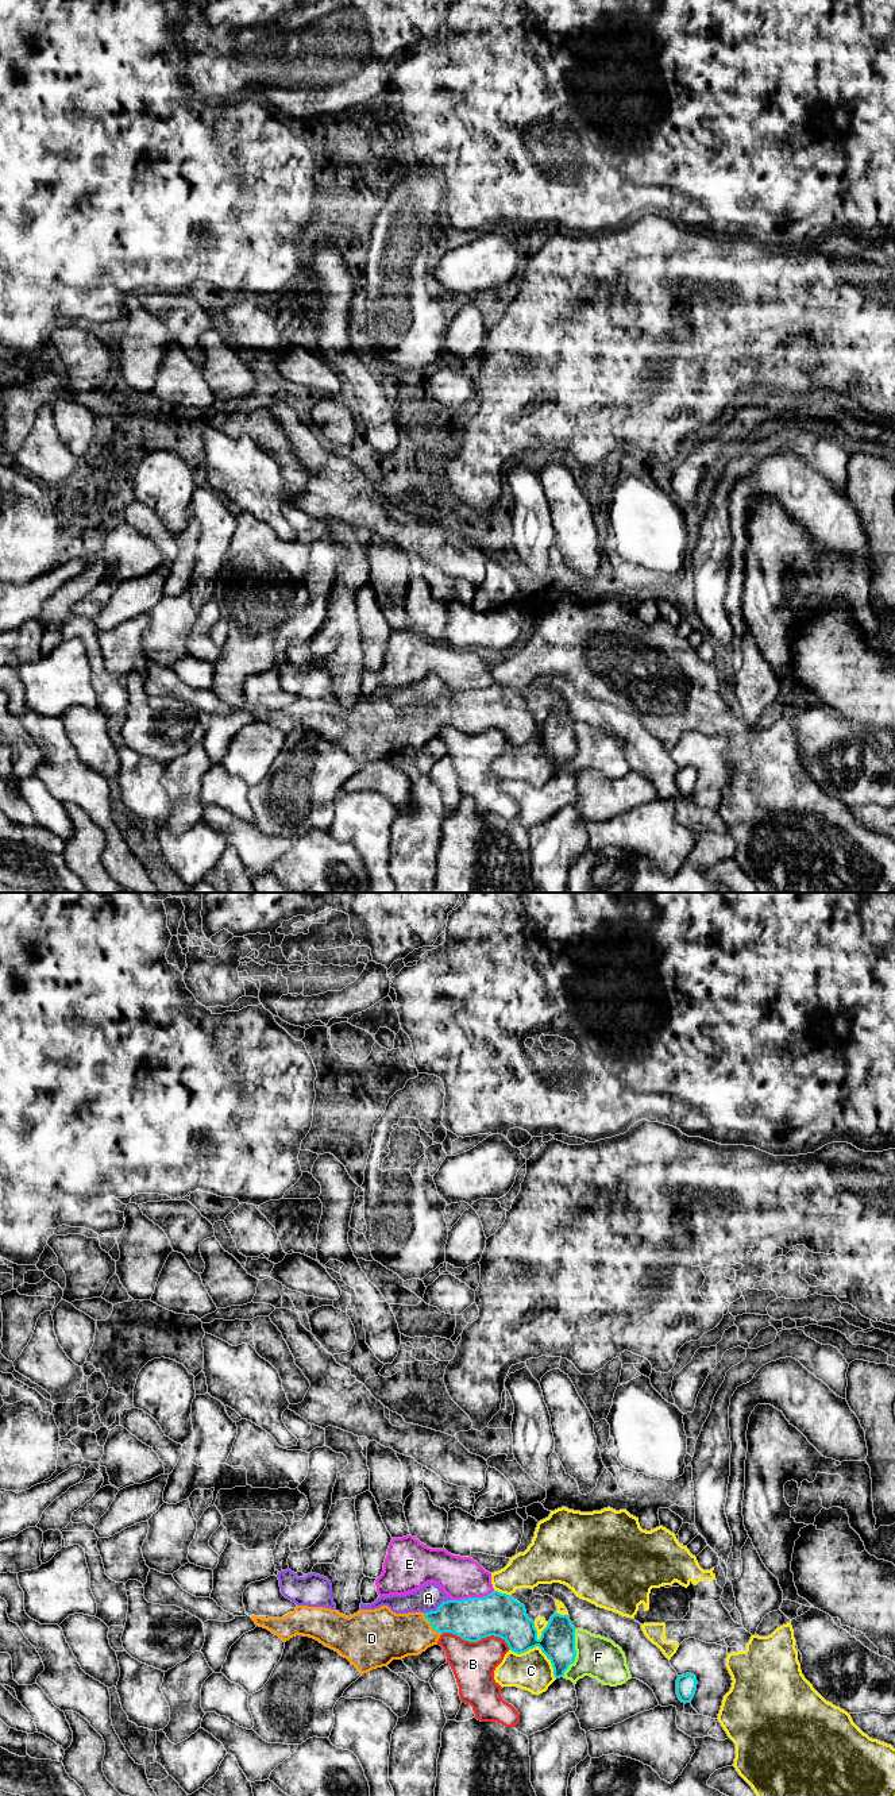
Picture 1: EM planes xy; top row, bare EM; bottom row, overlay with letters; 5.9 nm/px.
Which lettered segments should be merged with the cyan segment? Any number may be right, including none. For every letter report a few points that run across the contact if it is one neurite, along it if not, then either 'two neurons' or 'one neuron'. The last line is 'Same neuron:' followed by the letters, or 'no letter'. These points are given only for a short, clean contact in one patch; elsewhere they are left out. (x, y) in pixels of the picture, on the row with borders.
A: two neurons
B: two neurons
C: two neurons
D: line xy (471, 1619), (443, 1619), (431, 1625), (411, 1634), (390, 1635); one neuron
E: two neurons
F: two neurons
Same neuron: D

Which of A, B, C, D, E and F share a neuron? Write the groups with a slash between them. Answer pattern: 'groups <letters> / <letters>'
groups A / B / C / D / E / F

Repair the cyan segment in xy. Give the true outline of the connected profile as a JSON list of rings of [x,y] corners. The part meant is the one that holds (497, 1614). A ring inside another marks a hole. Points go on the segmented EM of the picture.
[[[498,1591],[483,1597],[447,1600],[425,1614],[396,1614],[382,1606],[346,1616],[325,1607],[297,1606],[282,1618],[252,1615],[251,1619],[283,1642],[296,1635],[313,1638],[347,1658],[362,1674],[393,1660],[421,1654],[443,1633],[468,1642],[499,1637],[517,1654],[539,1646],[551,1661],[555,1679],[563,1677],[576,1657],[576,1629],[568,1615],[555,1612],[539,1638],[525,1606]]]

